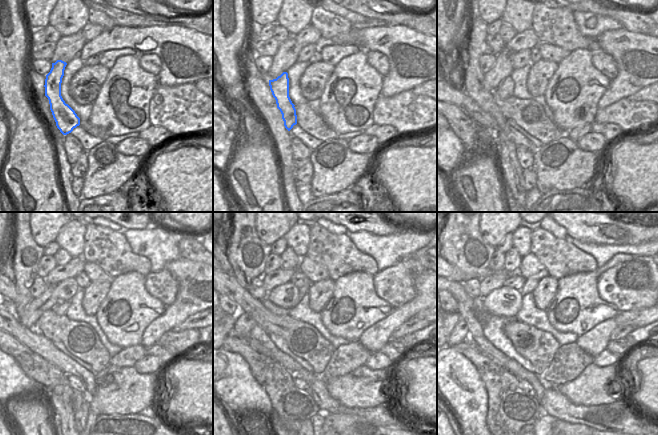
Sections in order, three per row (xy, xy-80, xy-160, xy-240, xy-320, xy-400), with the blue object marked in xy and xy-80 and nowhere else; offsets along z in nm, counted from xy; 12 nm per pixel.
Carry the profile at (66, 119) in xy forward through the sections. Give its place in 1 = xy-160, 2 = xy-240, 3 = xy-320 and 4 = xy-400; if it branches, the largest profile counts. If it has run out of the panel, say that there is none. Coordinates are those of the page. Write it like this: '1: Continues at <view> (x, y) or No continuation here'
1: Continues at xy-160 (505, 90)
2: Continues at xy-240 (61, 308)
3: Continues at xy-320 (302, 291)
4: Continues at xy-400 (530, 284)

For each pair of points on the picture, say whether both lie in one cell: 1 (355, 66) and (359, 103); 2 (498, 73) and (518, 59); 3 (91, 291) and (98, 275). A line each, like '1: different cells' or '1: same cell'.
1: same cell
2: different cells
3: different cells

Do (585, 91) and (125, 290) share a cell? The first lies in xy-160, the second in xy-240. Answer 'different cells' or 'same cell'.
same cell

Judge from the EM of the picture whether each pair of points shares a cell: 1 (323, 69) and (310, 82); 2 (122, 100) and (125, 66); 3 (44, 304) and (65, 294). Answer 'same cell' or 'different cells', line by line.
1: same cell
2: same cell
3: different cells

